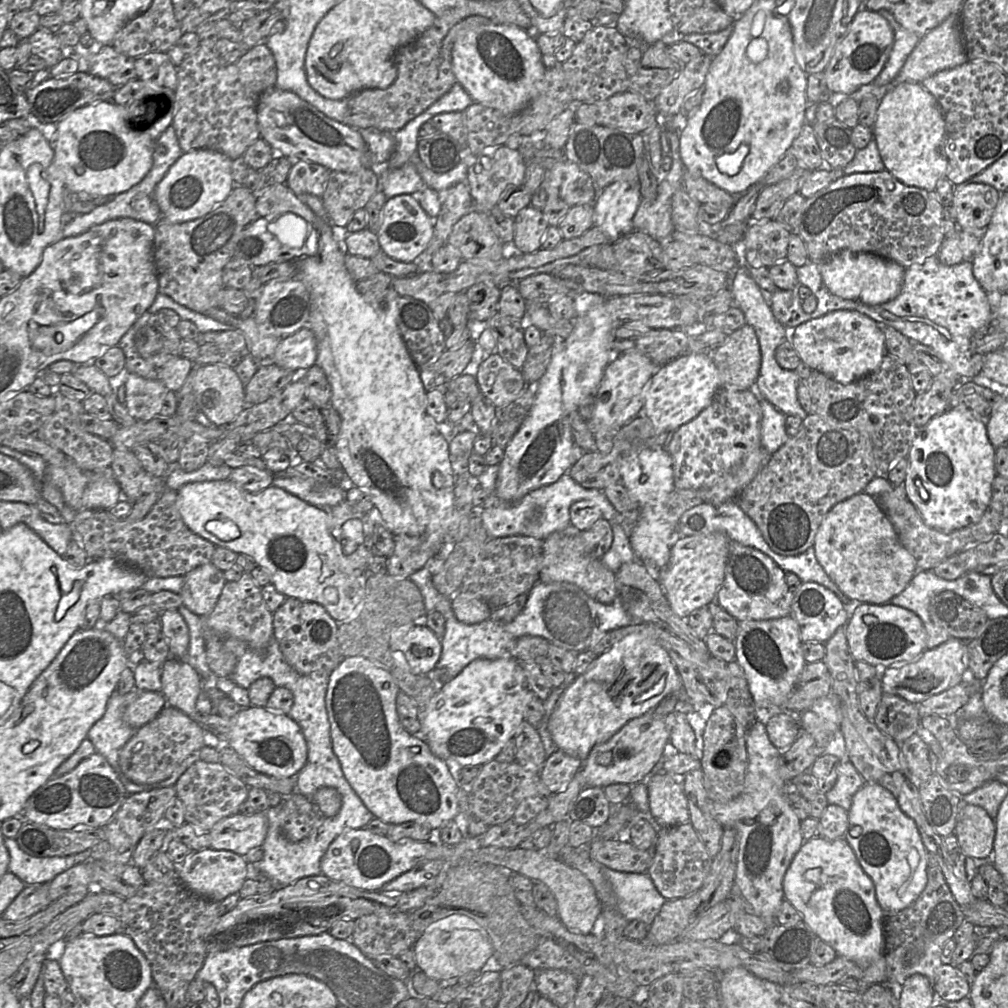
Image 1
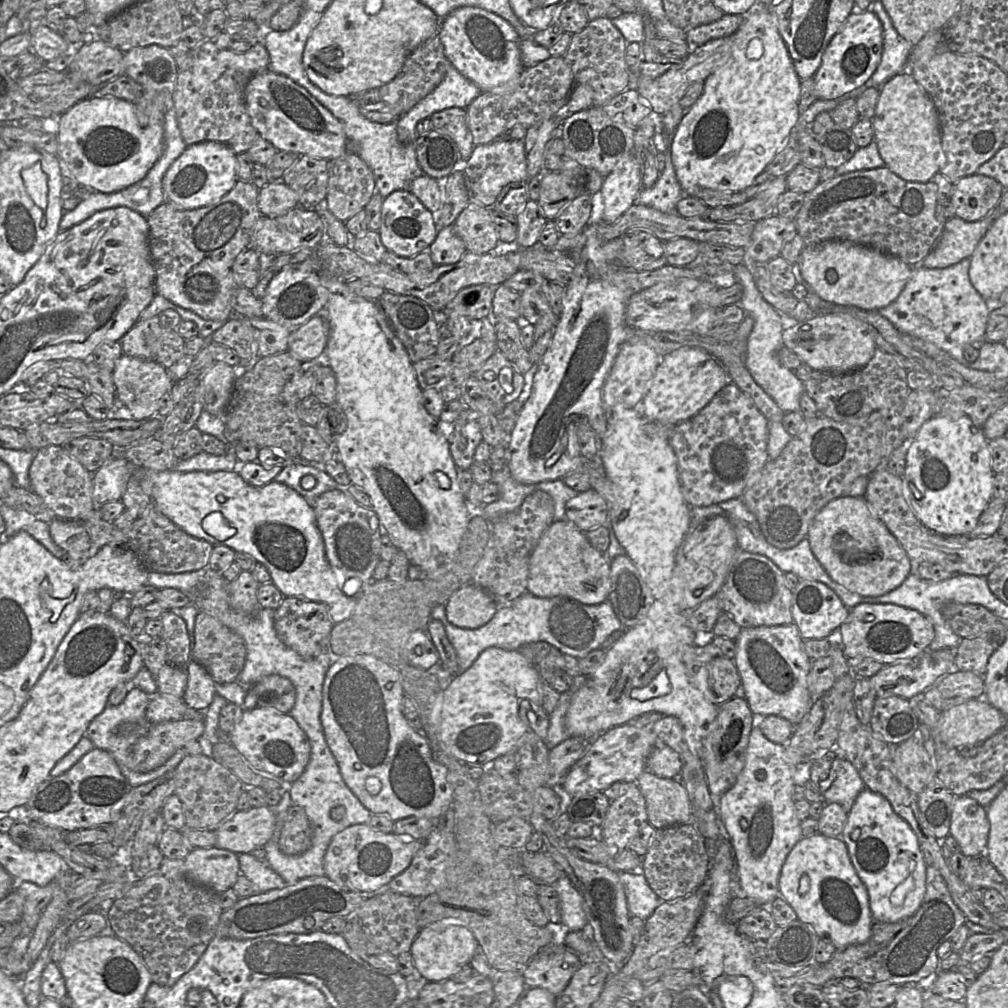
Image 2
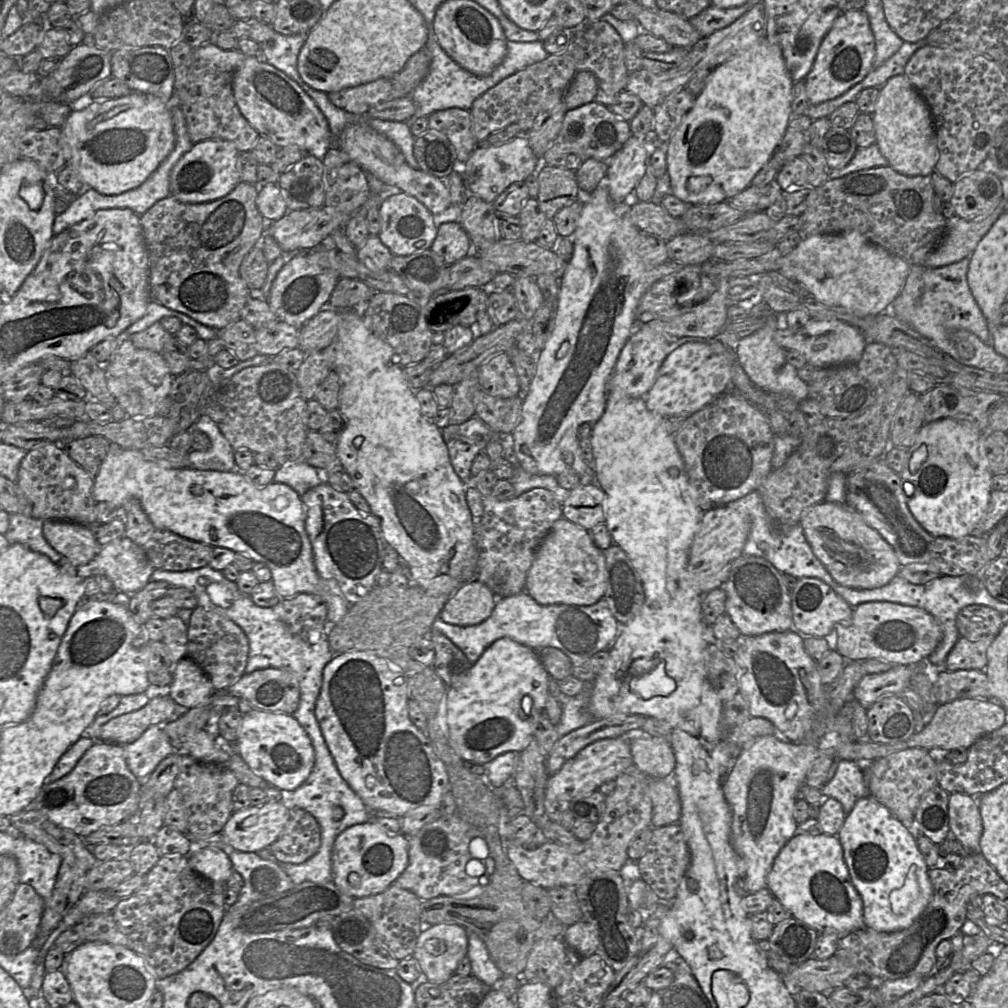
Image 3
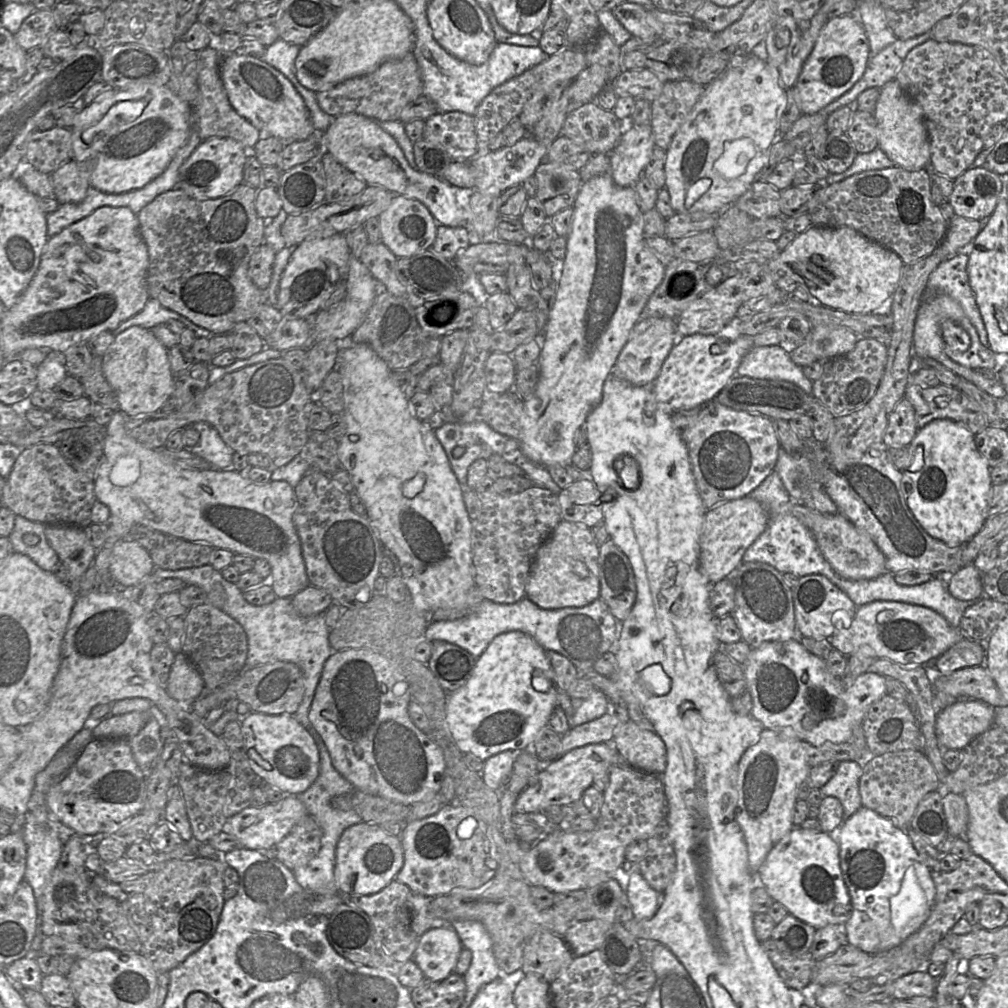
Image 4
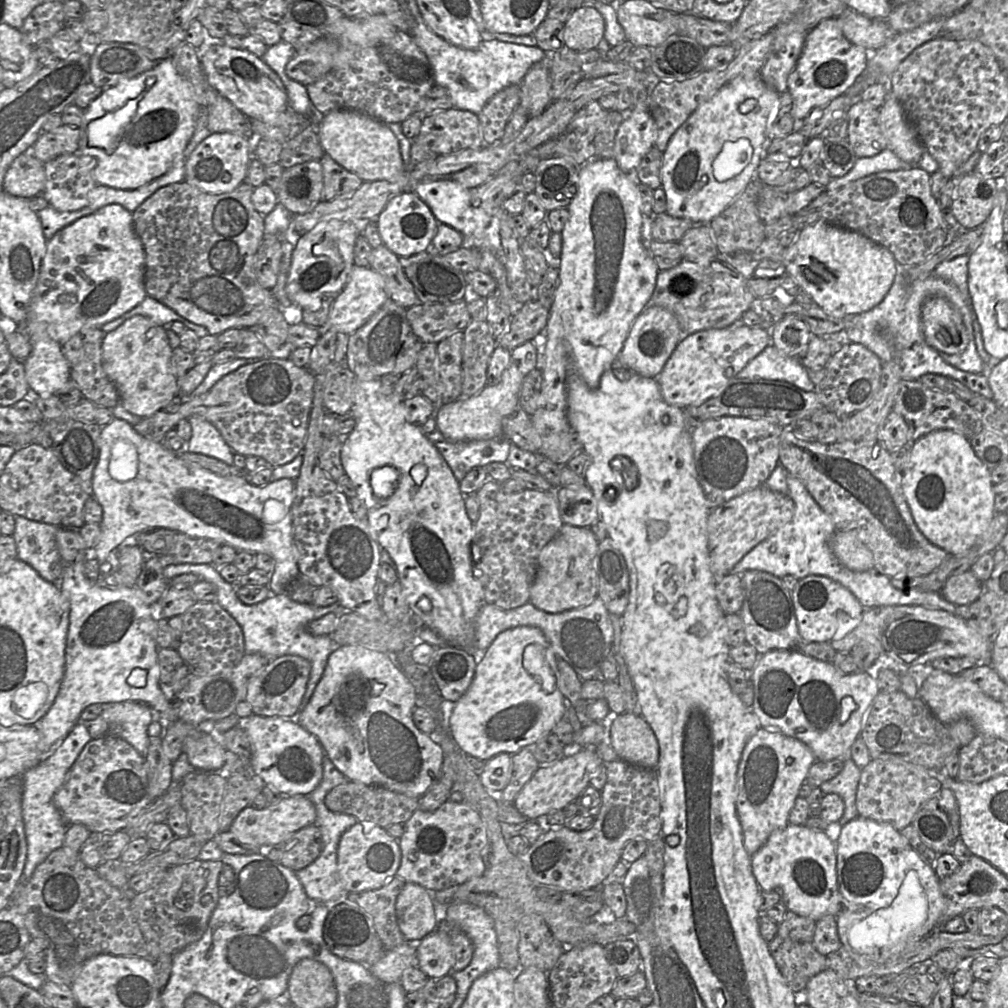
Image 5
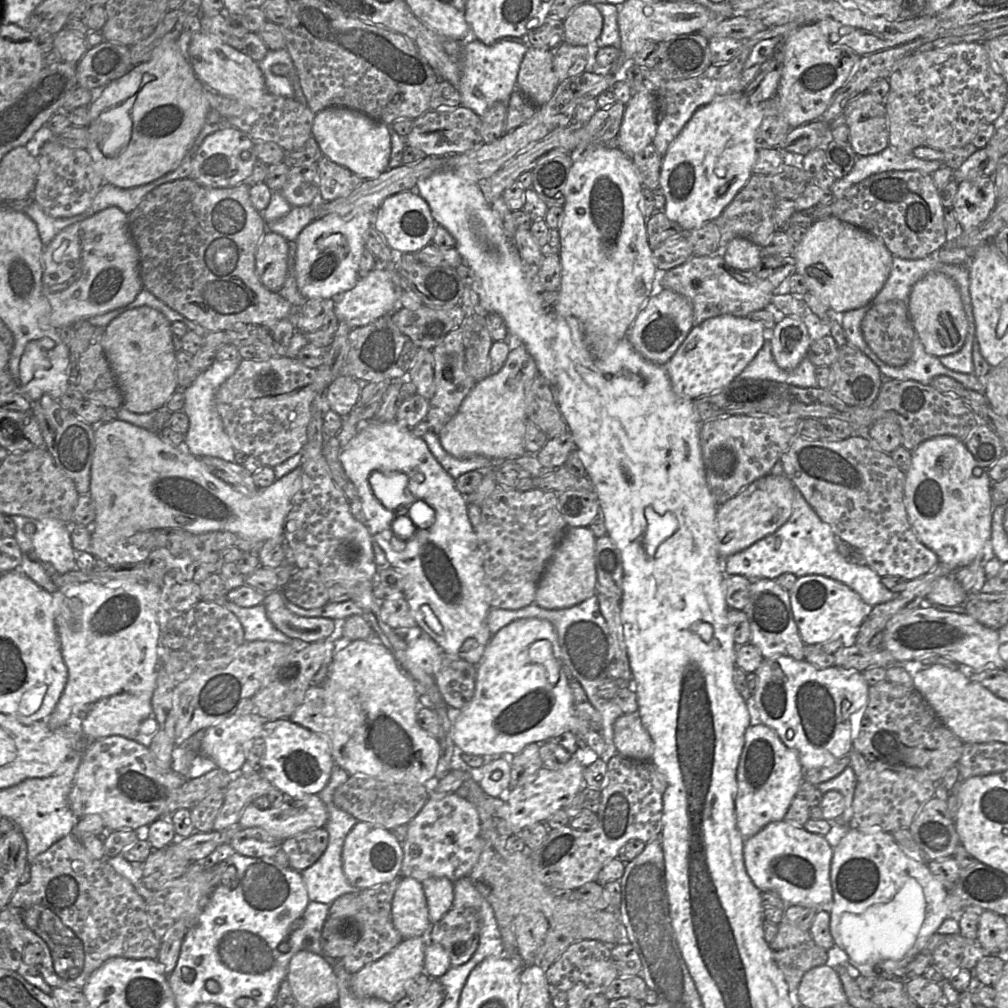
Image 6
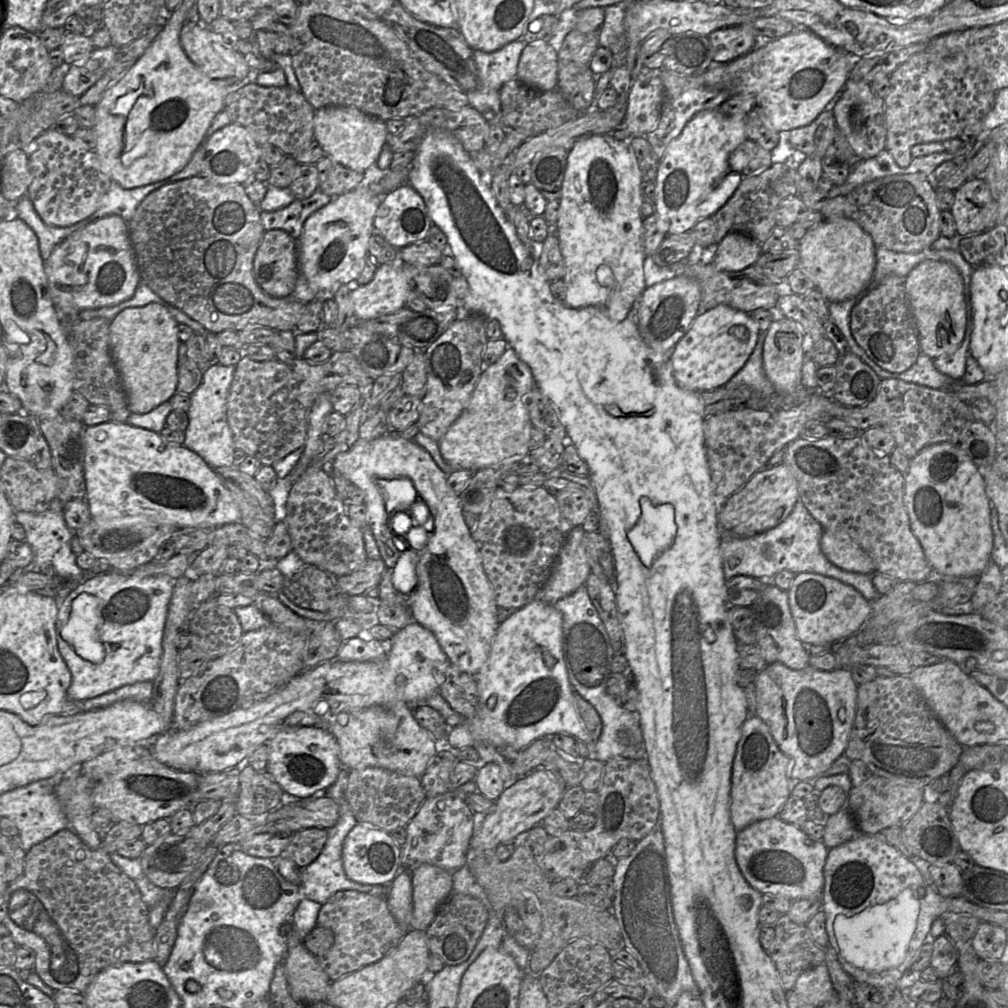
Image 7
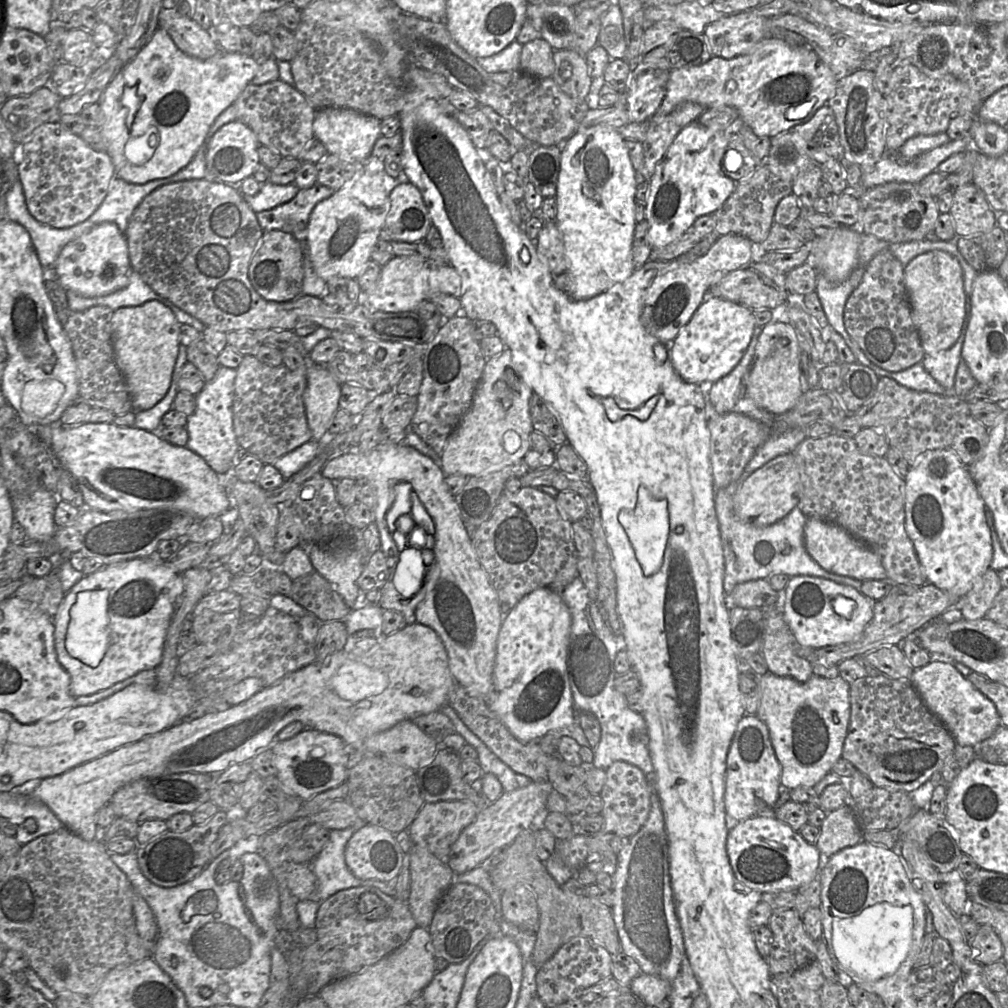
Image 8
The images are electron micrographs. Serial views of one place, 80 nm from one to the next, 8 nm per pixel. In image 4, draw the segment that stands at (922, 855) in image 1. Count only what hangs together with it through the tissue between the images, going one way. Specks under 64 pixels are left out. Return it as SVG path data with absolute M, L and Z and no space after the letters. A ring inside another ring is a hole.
M863 806L838 829L840 868L852 905L851 917L844 925L846 936L848 943L869 954L899 947L925 923L935 904L936 887L932 869L920 858L906 830Z

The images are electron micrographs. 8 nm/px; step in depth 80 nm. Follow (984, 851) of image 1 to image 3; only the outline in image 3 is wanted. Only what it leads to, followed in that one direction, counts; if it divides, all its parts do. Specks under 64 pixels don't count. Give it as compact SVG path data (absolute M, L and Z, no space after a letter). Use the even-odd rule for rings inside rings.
M951 793L948 803L950 836L960 841L970 853L979 853L983 823L976 797Z

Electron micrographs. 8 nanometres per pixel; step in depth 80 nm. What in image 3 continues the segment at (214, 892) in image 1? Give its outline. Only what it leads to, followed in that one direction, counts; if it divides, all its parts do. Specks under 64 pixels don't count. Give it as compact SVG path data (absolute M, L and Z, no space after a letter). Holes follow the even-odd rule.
M194 848L188 861L193 871L214 882L225 884L233 871L227 852L219 848Z

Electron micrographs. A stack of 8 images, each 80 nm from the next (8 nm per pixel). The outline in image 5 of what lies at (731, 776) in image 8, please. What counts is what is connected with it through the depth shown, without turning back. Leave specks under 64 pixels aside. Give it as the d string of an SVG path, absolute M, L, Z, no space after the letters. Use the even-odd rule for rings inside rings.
M760 727L748 740L736 777L736 811L748 855L755 854L774 831L789 824L789 814L798 797L799 788L816 761L807 745L777 730Z

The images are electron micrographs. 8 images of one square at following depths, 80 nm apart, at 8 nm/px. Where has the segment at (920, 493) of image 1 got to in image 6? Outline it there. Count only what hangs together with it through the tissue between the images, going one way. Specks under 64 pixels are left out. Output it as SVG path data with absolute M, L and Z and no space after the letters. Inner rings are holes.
M949 435L936 436L931 439L925 440L921 444L919 444L914 451L911 451L911 454L912 462L909 470L906 473L905 479L905 506L909 521L919 540L926 547L937 554L940 563L945 564L955 570L966 567L980 555L980 553L984 550L986 544L988 542L991 542L992 517L993 510L996 506L994 506L992 502L991 487L993 483L989 476L988 469L984 469L979 466L978 462L976 461L972 453L967 449L963 441Z

